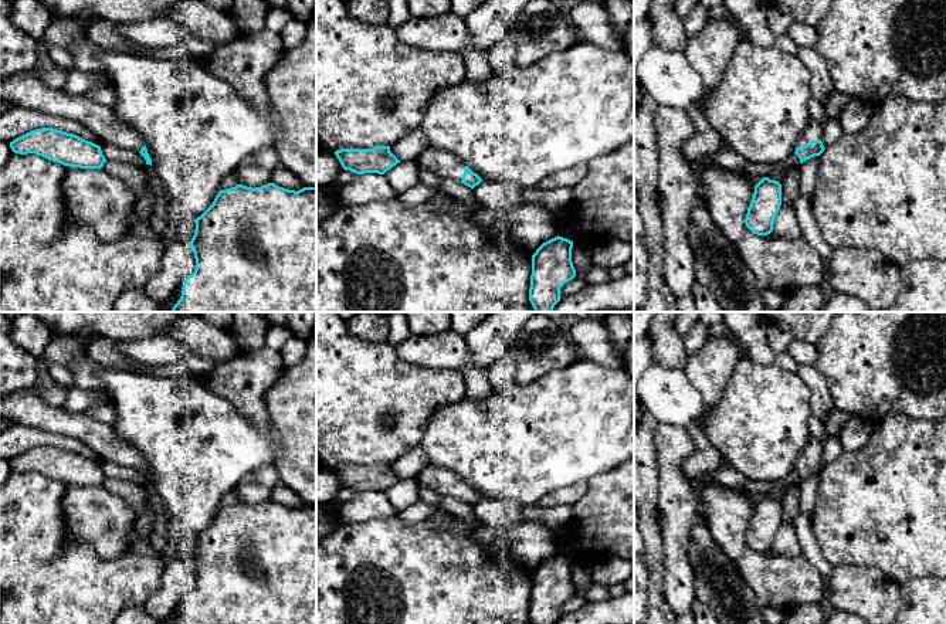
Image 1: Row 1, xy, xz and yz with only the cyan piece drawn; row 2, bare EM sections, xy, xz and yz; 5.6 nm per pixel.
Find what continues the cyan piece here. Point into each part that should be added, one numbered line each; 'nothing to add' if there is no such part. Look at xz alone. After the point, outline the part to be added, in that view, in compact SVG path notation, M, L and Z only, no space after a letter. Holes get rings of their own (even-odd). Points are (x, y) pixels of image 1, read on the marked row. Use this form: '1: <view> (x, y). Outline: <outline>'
1: xz (444, 165). Outline: M425 149L414 159L414 163L418 167L431 170L438 177L452 179L455 182L462 180L465 170L465 165L460 157L448 152L434 149Z

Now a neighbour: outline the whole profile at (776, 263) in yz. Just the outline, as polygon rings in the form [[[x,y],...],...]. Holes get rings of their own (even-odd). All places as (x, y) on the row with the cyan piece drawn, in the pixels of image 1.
[[[699,99],[689,108],[695,135],[684,145],[684,156],[702,170],[705,199],[701,201],[713,223],[735,245],[760,289],[821,285],[827,264],[803,238],[781,238],[773,233],[753,234],[745,224],[755,186],[745,172],[725,170],[711,157],[725,147],[723,138],[711,126]]]

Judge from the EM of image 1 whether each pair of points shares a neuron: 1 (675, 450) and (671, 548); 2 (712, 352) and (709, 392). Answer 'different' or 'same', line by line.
1: same
2: same

